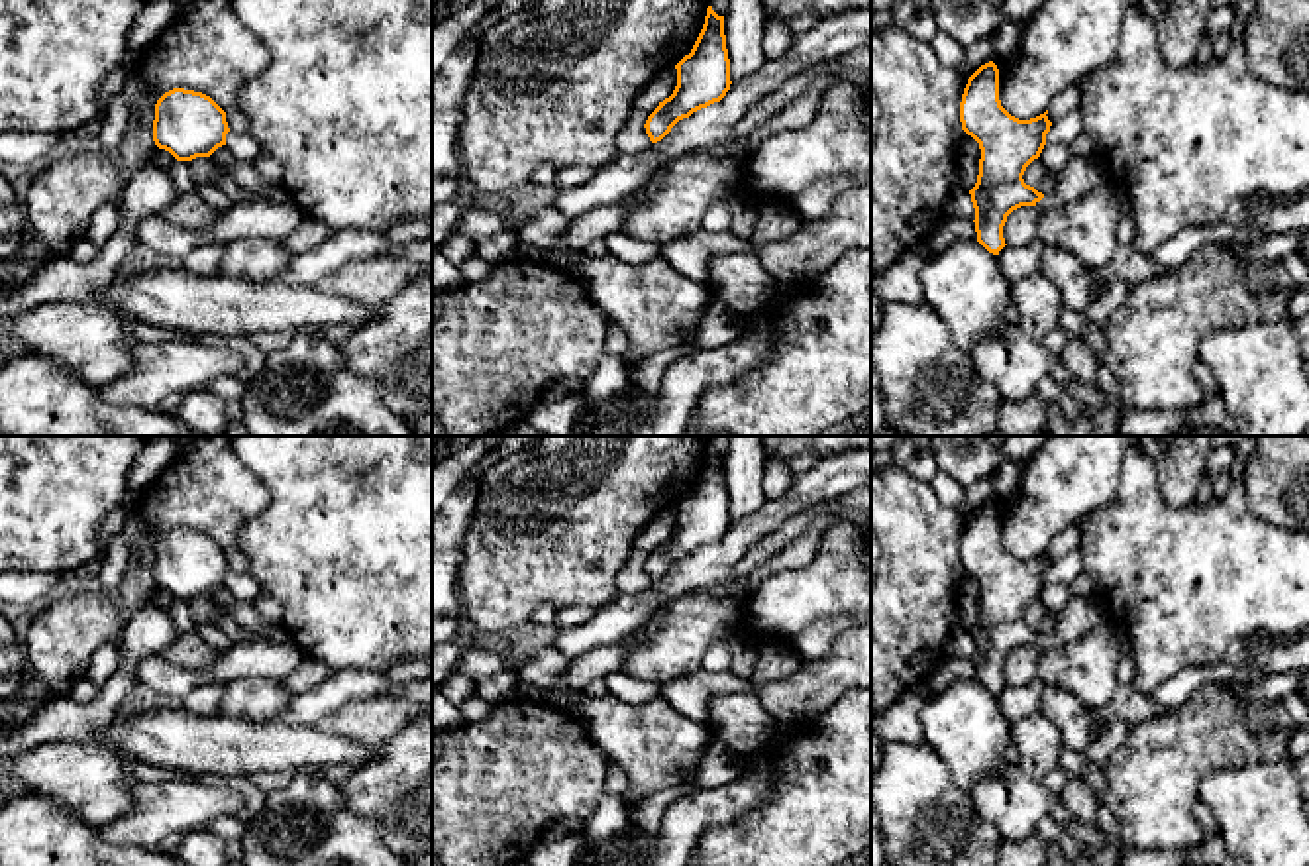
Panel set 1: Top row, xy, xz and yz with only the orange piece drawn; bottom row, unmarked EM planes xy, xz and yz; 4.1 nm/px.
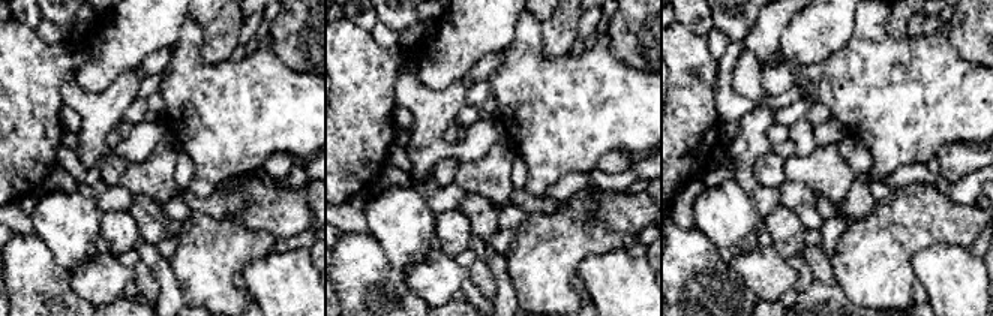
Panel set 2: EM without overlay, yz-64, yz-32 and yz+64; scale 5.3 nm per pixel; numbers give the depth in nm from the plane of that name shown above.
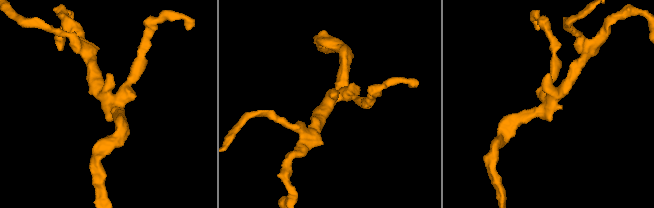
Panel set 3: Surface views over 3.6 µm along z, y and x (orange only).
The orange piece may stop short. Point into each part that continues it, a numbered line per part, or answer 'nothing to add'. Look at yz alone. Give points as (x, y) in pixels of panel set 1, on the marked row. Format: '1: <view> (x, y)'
1: yz (1080, 175)

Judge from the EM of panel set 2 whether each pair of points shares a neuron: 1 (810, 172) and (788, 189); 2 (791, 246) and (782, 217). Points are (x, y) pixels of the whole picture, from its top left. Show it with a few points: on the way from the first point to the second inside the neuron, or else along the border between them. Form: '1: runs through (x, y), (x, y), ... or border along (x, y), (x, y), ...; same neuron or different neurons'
1: border along (786, 178), (804, 183), (815, 193); different neurons
2: runs through (788, 238), (785, 225); same neuron

